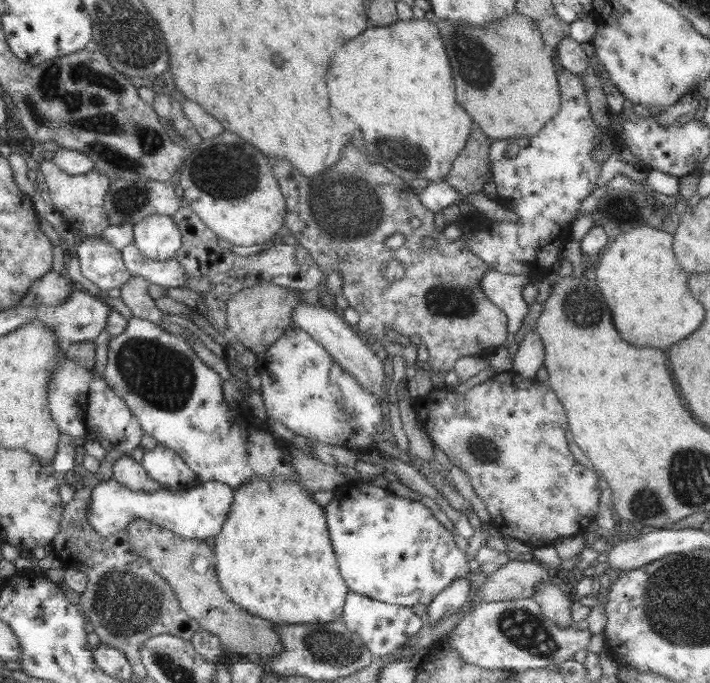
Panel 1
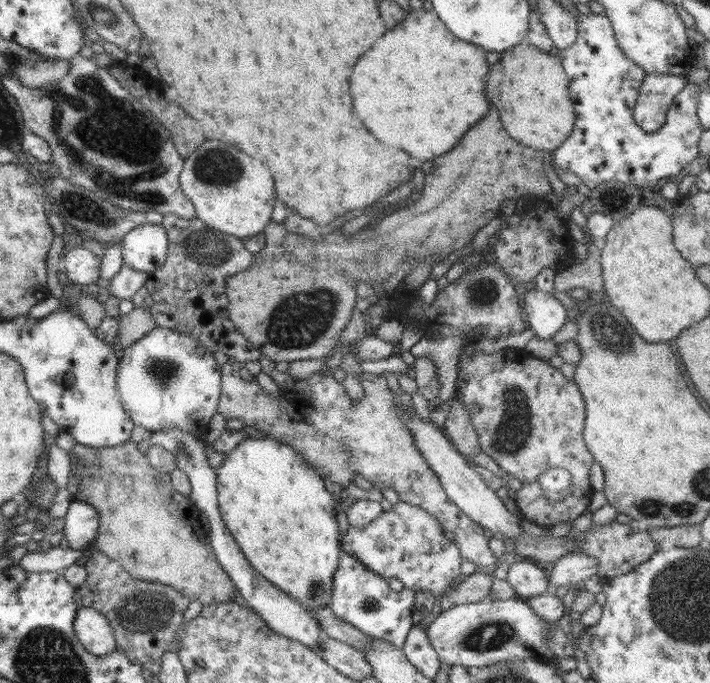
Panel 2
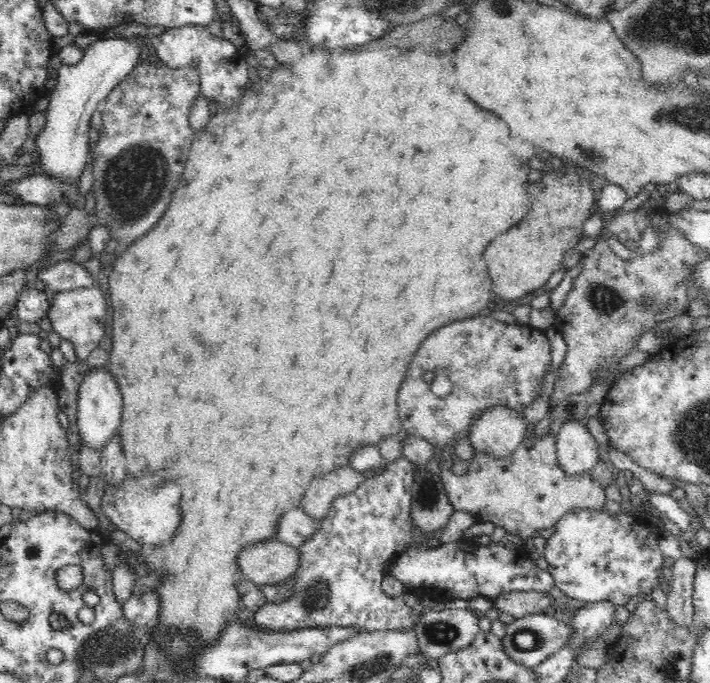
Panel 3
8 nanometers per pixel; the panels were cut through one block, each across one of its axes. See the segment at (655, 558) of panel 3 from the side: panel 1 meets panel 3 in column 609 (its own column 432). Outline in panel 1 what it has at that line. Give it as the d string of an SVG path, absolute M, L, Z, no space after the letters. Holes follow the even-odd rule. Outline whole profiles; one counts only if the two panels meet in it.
M360 481L346 483L332 491L332 493L334 493L334 498L324 506L324 514L326 515L326 523L328 523L331 544L334 553L336 553L340 574L342 574L342 578L344 578L349 590L388 604L413 607L415 604L420 603L428 606L432 600L436 598L436 595L440 594L442 590L449 588L452 582L456 582L456 580L460 580L460 578L468 578L468 576L471 576L472 573L467 560L468 556L457 548L454 542L454 536L444 528L442 523L434 517L432 511L425 506L422 501L399 497L388 488L381 488L372 485L372 483Z

